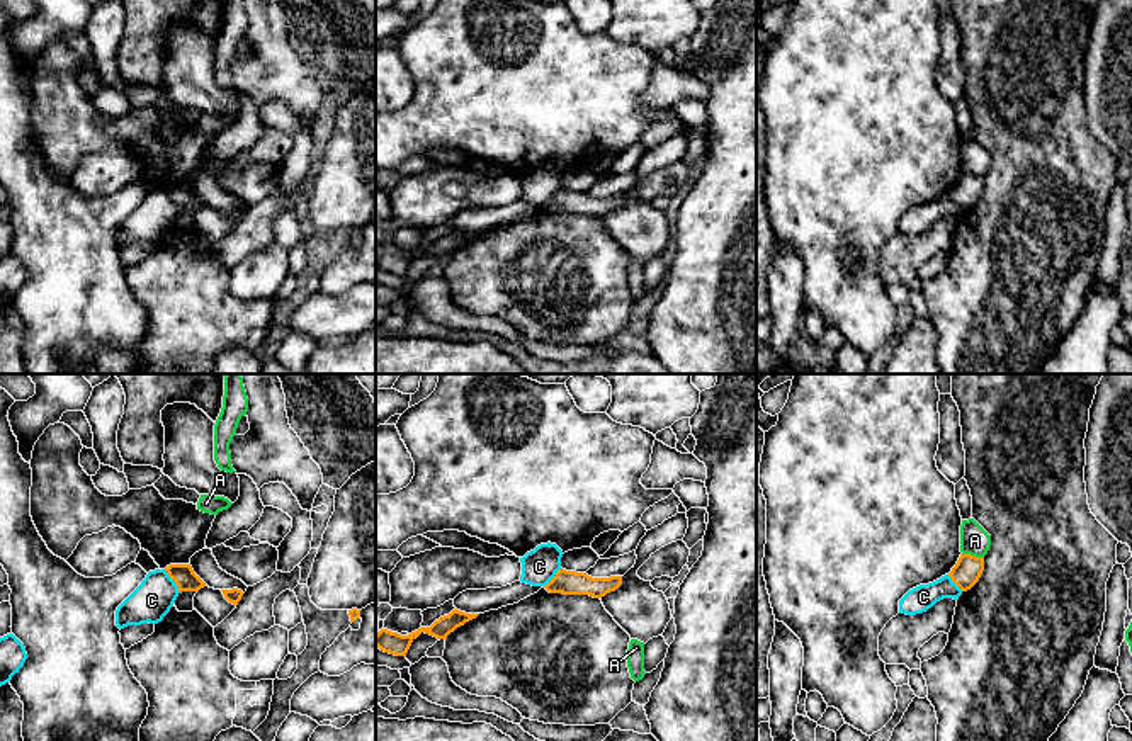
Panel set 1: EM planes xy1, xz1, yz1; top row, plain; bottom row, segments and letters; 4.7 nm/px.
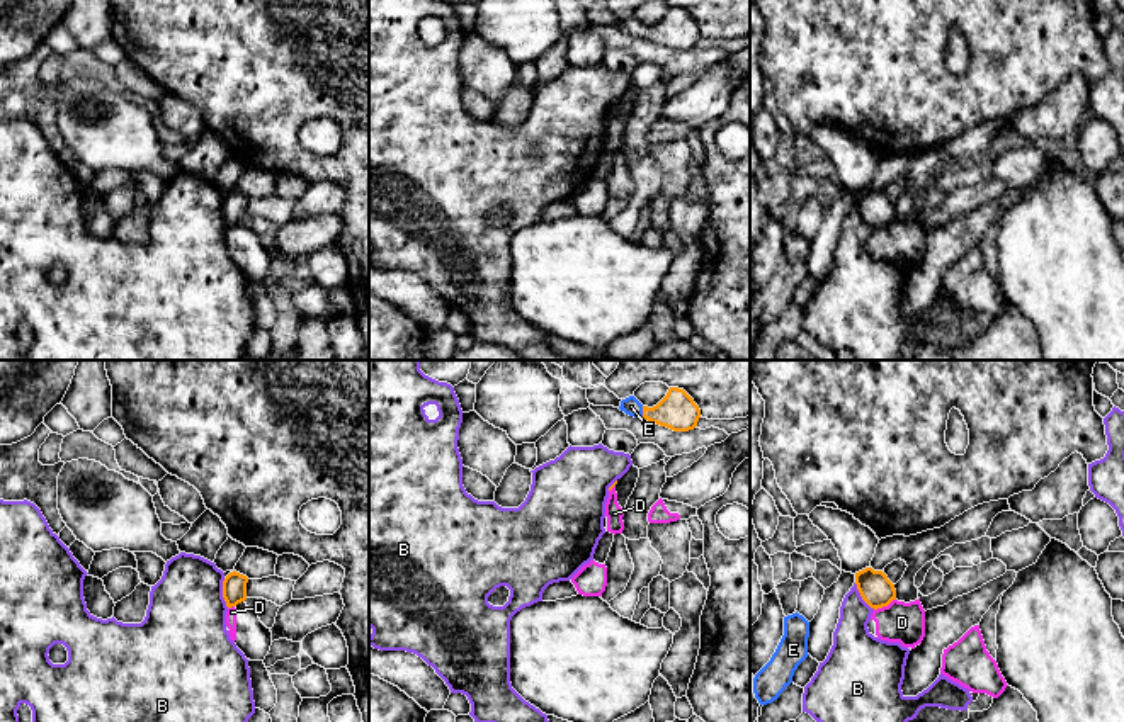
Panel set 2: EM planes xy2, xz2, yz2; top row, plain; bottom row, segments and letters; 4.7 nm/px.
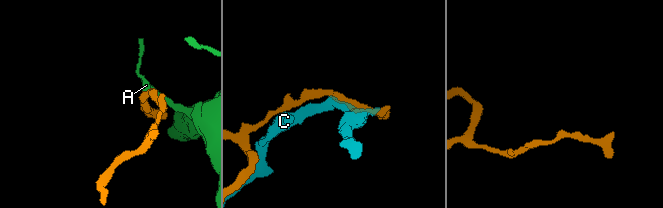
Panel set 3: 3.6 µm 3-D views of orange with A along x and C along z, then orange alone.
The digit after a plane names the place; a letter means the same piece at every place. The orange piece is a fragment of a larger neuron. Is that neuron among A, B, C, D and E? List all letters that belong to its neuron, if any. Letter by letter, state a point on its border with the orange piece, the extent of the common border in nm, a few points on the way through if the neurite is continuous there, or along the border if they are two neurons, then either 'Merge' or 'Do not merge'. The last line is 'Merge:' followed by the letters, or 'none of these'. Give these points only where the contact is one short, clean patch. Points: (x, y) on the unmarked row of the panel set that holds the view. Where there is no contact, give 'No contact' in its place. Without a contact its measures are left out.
A: Touches orange at yz1 (973, 175). Shared border 110 nm. Boundary: yz1 (962, 172), (983, 177). Do not merge
B: Touches orange at xy2 (223, 213). Shared border 150 nm. Boundary: xy2 (223, 197), (223, 219), (228, 226). Do not merge
C: Touches orange at xy1 (174, 199). Shared border 140 nm. Boundary: xy1 (164, 189), (181, 211). Do not merge
D: Touches orange at yz2 (885, 225). Shared border 120 nm. Boundary: yz2 (895, 218), (874, 230). Do not merge
E: Touches orange at xz2 (643, 31). Shared border 60 nm. Path across: xz2 (677, 29), (643, 31), (631, 26). Merge
Merge: E

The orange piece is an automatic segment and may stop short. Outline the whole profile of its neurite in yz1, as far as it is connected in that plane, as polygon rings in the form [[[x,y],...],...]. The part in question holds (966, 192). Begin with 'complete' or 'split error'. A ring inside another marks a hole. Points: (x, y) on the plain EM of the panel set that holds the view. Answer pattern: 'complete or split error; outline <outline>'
complete; outline [[[960,173],[957,184],[952,187],[948,195],[962,211],[967,211],[979,201],[982,190],[984,177]]]

